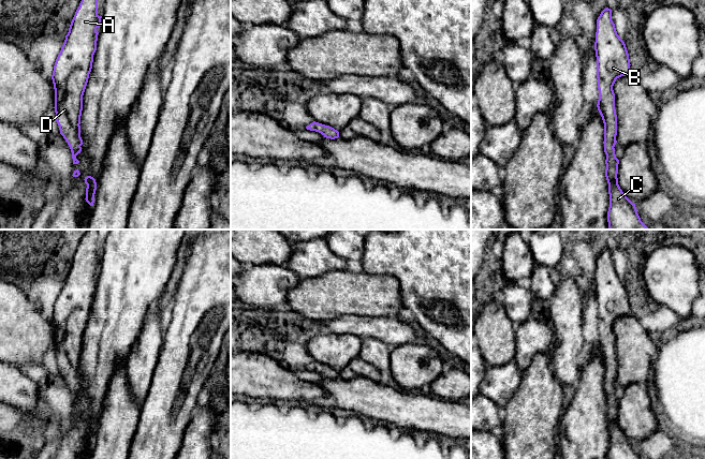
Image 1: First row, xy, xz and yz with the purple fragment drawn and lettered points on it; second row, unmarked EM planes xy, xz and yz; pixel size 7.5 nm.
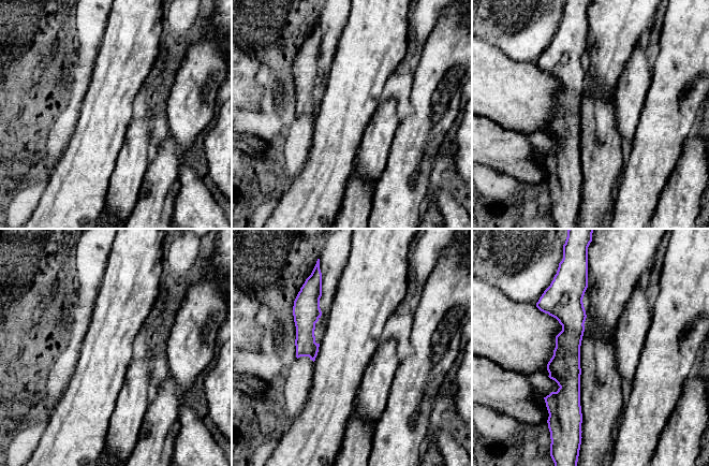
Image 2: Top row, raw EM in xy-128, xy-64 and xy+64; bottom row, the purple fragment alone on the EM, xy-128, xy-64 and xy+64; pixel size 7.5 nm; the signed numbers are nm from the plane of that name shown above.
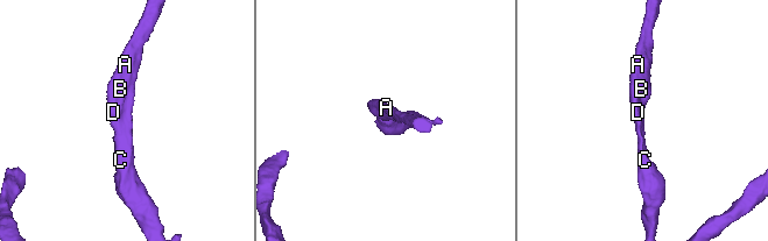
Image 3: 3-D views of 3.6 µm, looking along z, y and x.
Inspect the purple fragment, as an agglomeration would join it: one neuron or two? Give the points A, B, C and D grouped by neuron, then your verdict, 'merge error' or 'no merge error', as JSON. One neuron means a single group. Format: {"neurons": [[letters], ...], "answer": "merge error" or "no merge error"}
{"neurons": [["A", "B", "C", "D"]], "answer": "no merge error"}

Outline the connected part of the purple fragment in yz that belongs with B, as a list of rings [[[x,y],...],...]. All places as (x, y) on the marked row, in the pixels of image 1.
[[[604,9],[597,19],[597,32],[594,50],[597,57],[597,78],[599,89],[598,110],[604,123],[604,152],[606,154],[605,177],[608,183],[609,207],[607,211],[608,230],[648,230],[641,221],[635,204],[633,204],[622,192],[618,184],[619,160],[615,154],[617,143],[617,115],[615,109],[615,93],[613,86],[617,78],[630,75],[630,59],[625,42],[617,34],[615,24],[612,20],[612,10]]]

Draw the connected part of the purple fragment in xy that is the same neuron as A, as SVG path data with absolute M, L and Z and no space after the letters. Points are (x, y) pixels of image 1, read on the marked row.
M82 0L71 21L64 43L56 59L52 75L55 89L55 113L60 134L68 143L73 164L82 151L80 116L83 95L97 50L98 0Z

